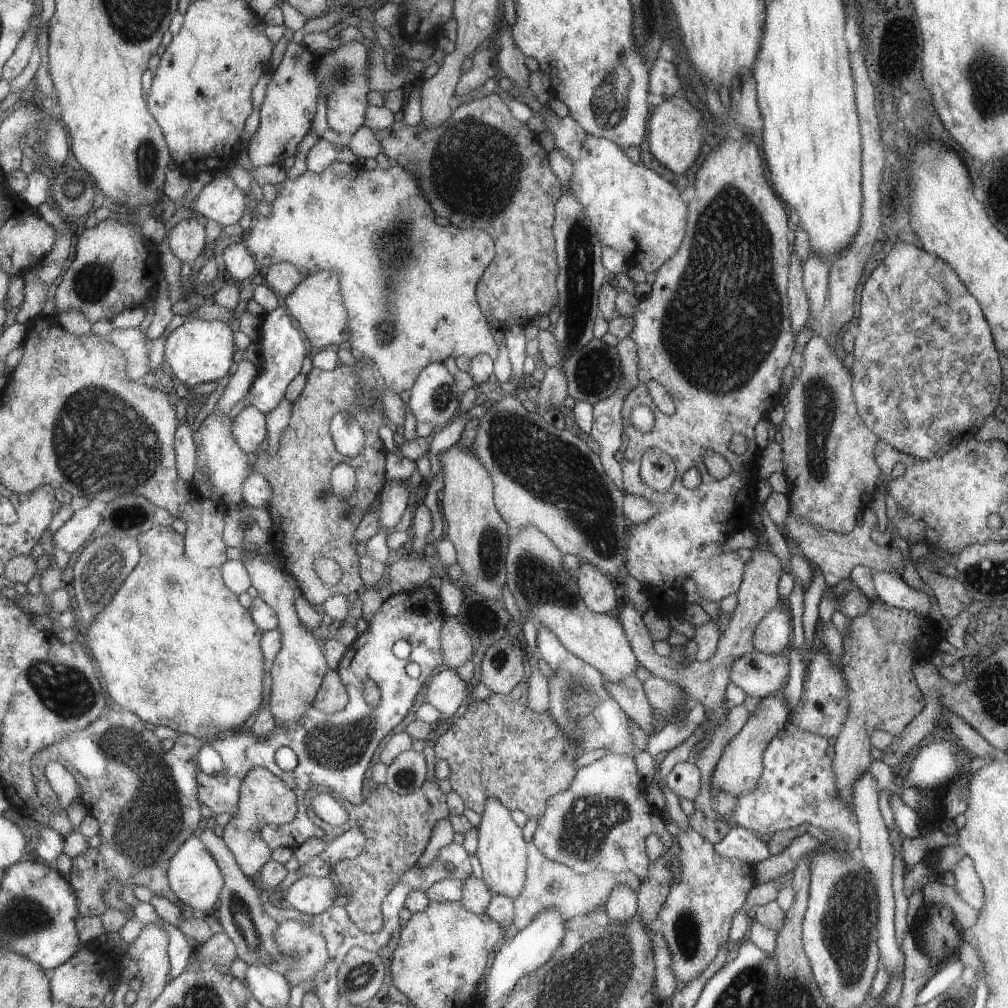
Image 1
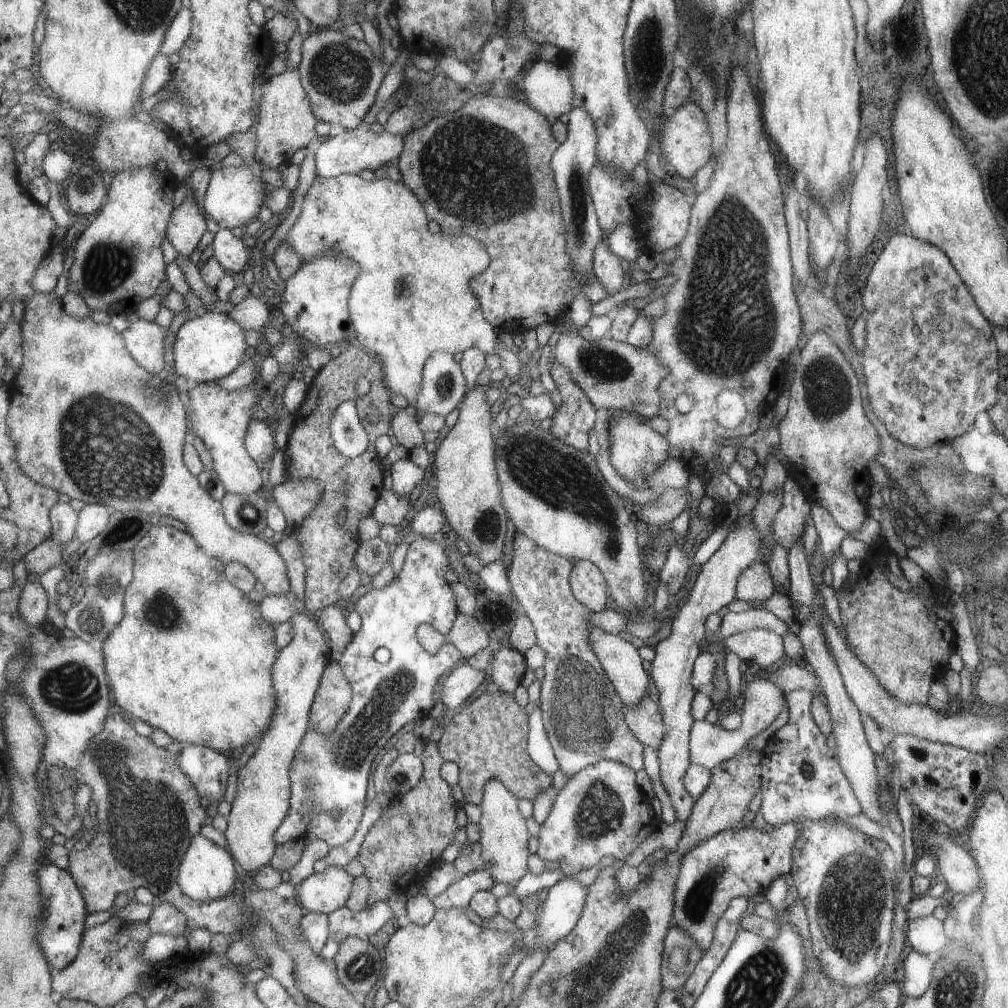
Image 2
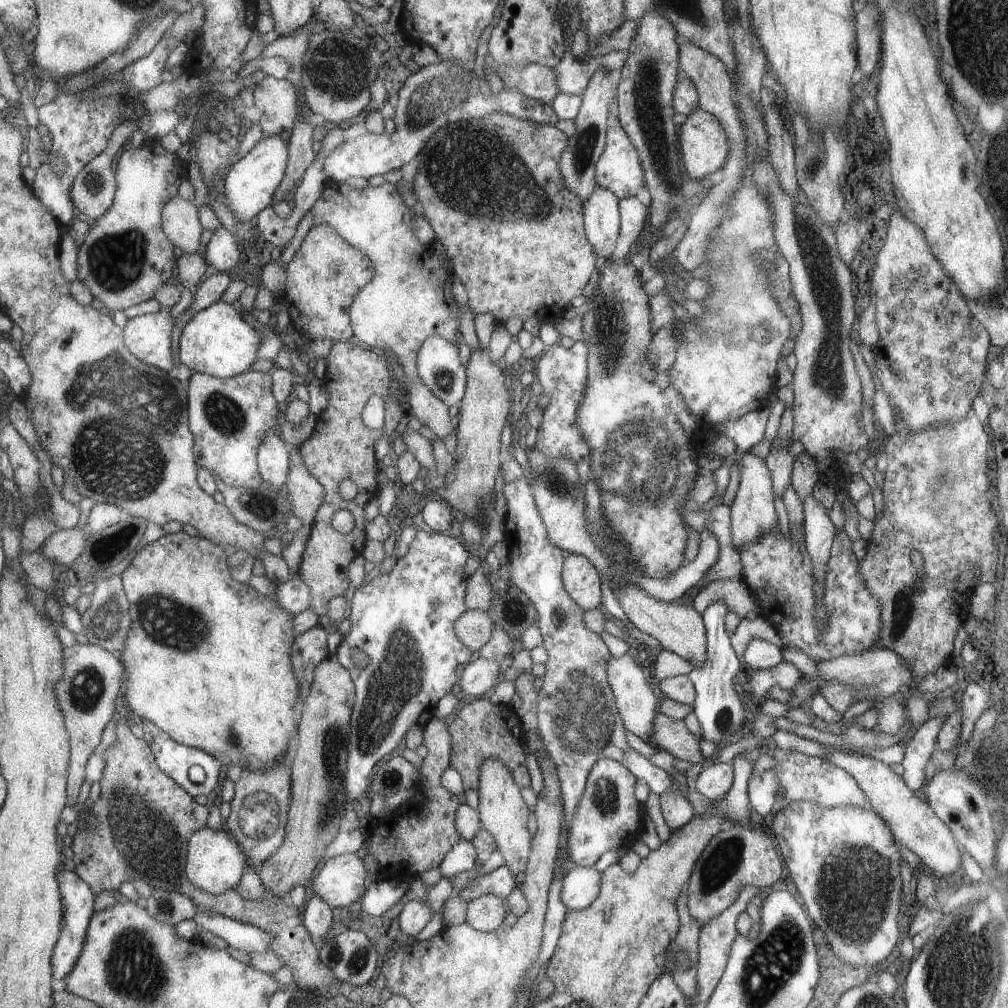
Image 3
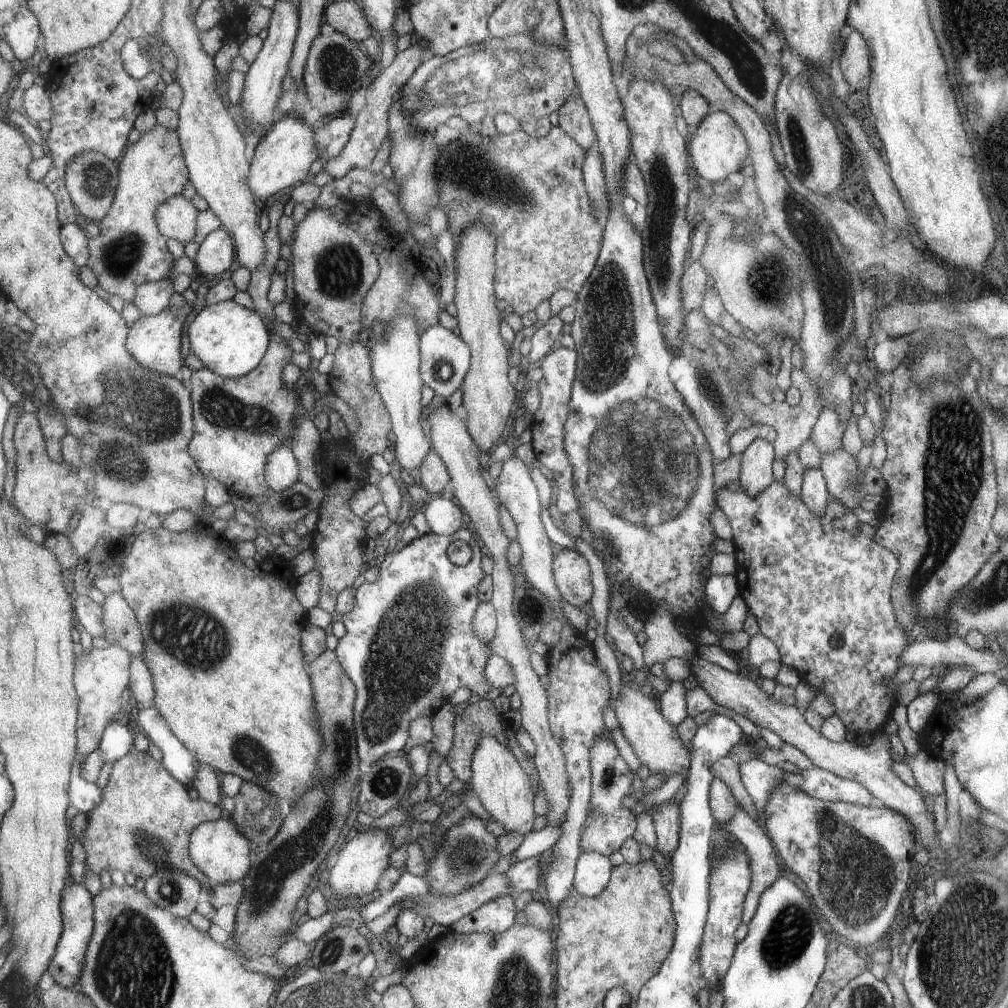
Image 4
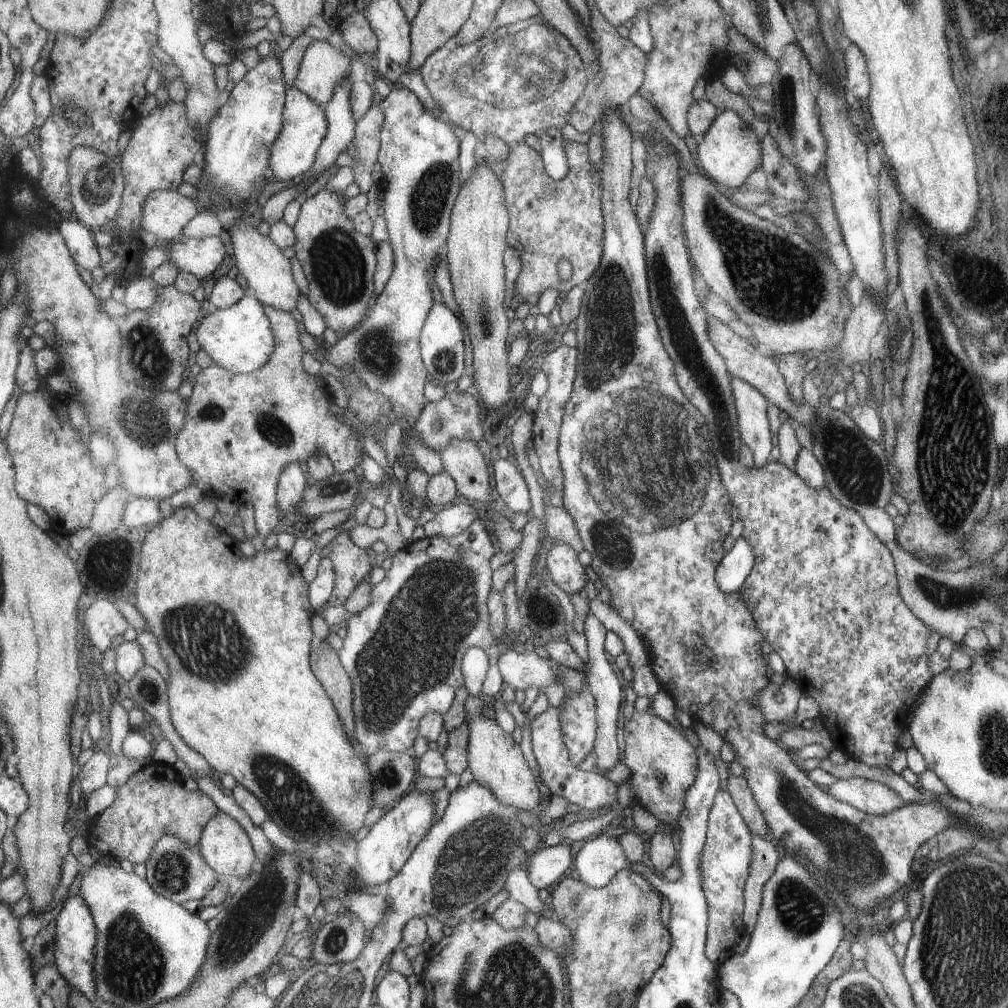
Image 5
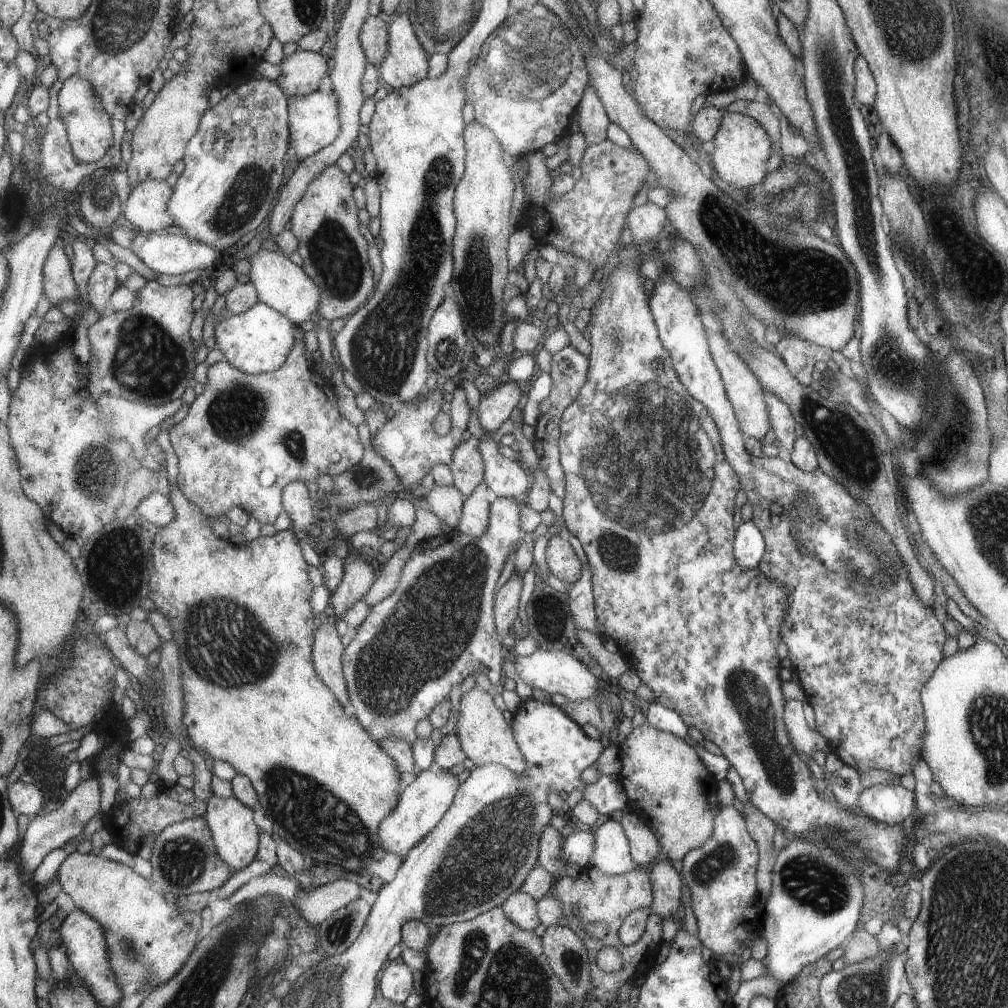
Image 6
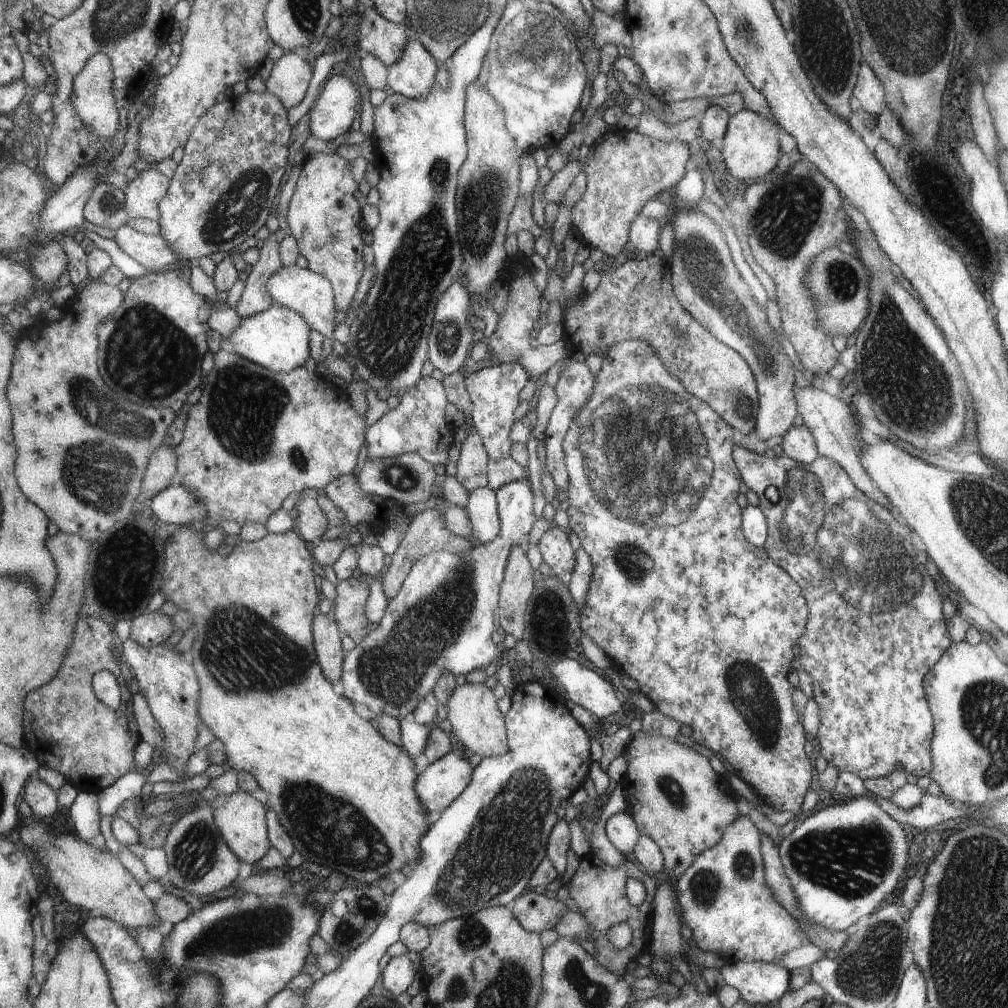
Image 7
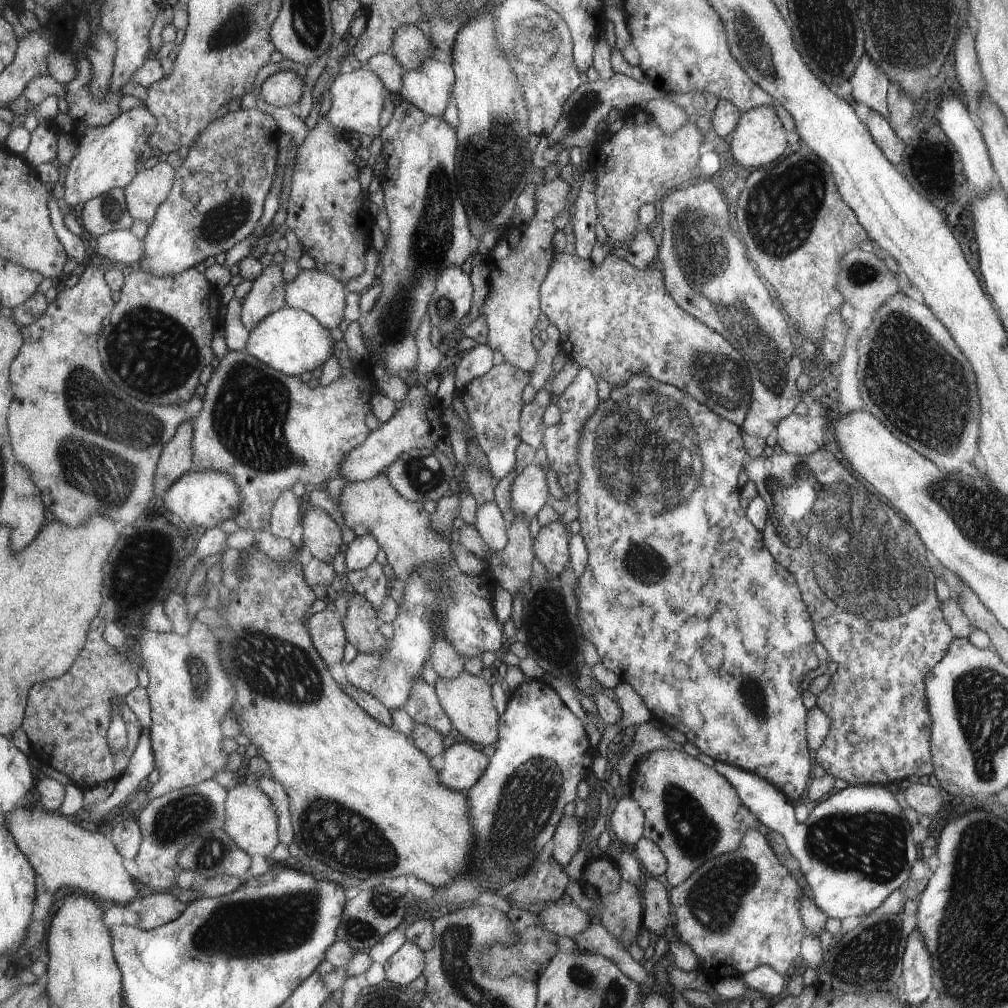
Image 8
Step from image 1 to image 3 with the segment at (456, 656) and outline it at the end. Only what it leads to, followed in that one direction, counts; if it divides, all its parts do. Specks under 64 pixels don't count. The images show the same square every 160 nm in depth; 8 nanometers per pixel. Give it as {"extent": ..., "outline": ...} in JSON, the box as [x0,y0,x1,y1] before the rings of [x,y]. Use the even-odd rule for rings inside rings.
{"extent":[455,609,493,651],"outline":[[[469,609],[456,618],[455,631],[465,646],[477,651],[489,640],[492,627],[493,620],[486,611]]]}

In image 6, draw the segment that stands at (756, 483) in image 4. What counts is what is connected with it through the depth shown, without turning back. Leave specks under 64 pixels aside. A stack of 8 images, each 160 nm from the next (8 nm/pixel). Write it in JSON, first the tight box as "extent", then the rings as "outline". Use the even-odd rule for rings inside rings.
{"extent":[706,327,770,441],"outline":[[[707,327],[706,330],[709,330],[708,346],[711,350],[712,358],[720,371],[720,377],[723,380],[729,402],[732,403],[733,410],[736,413],[740,431],[744,437],[755,437],[758,441],[761,441],[765,432],[770,428],[764,389],[756,375],[752,373],[752,370],[737,354],[736,350],[729,346],[729,342],[722,337],[722,334],[712,327]]]}

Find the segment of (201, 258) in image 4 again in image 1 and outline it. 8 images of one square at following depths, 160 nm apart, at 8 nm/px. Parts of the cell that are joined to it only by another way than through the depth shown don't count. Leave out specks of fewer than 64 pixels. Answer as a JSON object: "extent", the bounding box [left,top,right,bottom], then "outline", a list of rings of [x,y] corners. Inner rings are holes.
{"extent":[222,243,259,284],"outline":[[[241,243],[226,247],[222,266],[224,273],[239,284],[249,276],[253,276],[253,272],[259,268],[255,256]]]}

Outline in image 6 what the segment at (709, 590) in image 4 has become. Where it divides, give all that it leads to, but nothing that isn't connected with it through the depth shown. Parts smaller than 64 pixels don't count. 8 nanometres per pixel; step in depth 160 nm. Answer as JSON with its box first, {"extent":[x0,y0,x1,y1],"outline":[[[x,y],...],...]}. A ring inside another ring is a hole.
{"extent":[733,519,764,569],"outline":[[[749,519],[741,521],[737,527],[733,554],[737,564],[744,569],[757,567],[764,551],[764,540],[760,530]]]}

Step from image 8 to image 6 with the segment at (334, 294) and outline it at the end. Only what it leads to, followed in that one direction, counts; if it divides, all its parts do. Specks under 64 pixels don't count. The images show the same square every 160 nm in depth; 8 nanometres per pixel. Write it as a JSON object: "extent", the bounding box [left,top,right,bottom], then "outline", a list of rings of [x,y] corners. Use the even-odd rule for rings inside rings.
{"extent":[249,250,320,325],"outline":[[[258,250],[251,259],[251,265],[249,280],[255,283],[261,303],[282,312],[297,325],[313,320],[313,316],[320,314],[320,286],[317,286],[302,266],[291,262],[289,256],[274,251]]]}

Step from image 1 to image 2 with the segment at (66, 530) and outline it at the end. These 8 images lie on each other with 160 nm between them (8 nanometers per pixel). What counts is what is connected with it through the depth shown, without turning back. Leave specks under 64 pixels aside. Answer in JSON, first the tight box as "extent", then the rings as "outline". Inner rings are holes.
{"extent":[76,503,115,544],"outline":[[[99,503],[85,504],[79,513],[76,528],[77,541],[80,544],[93,540],[105,530],[109,524],[110,516],[115,512],[111,507]]]}

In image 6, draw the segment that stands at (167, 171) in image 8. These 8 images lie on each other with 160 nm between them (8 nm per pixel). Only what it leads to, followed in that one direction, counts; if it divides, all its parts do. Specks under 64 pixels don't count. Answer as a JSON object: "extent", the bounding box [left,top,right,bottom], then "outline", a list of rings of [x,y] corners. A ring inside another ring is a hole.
{"extent":[123,179,174,231],"outline":[[[149,179],[137,185],[125,202],[123,224],[135,231],[162,231],[174,224],[168,202],[174,188],[165,180]]]}

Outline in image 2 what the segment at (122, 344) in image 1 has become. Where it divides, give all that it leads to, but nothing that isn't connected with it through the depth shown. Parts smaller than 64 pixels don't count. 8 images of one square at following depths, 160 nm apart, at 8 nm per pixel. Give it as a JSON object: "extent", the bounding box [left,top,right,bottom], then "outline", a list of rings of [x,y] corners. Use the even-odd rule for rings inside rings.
{"extent":[123,318,169,375],"outline":[[[140,318],[130,323],[123,333],[128,349],[143,368],[158,375],[169,371],[165,358],[165,327],[157,321]]]}

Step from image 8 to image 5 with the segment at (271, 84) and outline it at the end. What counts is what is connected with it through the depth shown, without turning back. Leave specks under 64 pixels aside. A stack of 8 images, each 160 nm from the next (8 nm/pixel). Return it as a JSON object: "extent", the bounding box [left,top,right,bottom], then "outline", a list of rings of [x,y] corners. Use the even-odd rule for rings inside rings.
{"extent":[294,40,355,105],"outline":[[[316,40],[306,50],[294,84],[320,105],[326,105],[336,86],[349,77],[355,58],[345,46],[337,51],[329,40]]]}

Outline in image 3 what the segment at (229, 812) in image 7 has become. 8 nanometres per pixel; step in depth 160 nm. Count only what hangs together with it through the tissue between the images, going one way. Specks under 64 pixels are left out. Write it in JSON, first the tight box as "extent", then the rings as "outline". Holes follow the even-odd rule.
{"extent":[187,827,252,895],"outline":[[[203,827],[196,830],[196,833],[190,838],[187,874],[198,889],[206,890],[214,895],[235,889],[248,867],[252,866],[240,842],[233,838],[226,827],[219,830]]]}

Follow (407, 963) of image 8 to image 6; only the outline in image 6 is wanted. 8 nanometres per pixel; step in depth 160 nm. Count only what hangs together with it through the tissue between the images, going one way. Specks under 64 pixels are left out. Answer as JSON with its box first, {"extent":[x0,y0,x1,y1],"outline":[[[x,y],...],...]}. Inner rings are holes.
{"extent":[380,962,411,1003],"outline":[[[389,962],[381,971],[380,991],[382,998],[403,1003],[411,992],[411,969],[403,962]]]}

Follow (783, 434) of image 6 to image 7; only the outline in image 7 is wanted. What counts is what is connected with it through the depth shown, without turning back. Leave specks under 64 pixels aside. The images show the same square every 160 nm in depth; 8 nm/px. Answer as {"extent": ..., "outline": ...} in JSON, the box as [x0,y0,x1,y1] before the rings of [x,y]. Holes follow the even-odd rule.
{"extent":[668,206,797,442],"outline":[[[681,206],[672,208],[668,219],[668,224],[673,230],[674,243],[669,266],[671,266],[672,273],[672,289],[675,291],[676,298],[680,301],[680,305],[717,340],[742,355],[752,369],[756,379],[756,390],[759,392],[759,412],[756,414],[755,424],[756,436],[764,442],[771,436],[782,437],[797,414],[795,412],[795,387],[794,392],[791,392],[793,368],[791,368],[789,358],[785,356],[785,352],[779,346],[774,330],[769,328],[769,324],[765,320],[763,306],[759,308],[759,304],[753,300],[753,296],[749,292],[749,286],[741,280],[737,268],[733,266],[733,262],[729,258],[729,248],[723,240],[723,233],[719,232],[719,228],[704,213],[692,209],[691,206]]]}

